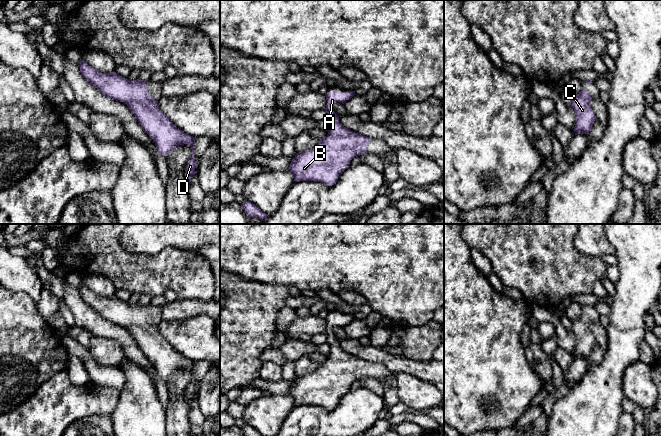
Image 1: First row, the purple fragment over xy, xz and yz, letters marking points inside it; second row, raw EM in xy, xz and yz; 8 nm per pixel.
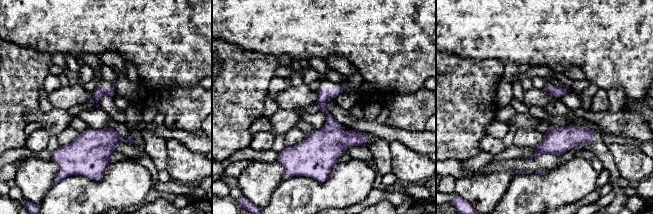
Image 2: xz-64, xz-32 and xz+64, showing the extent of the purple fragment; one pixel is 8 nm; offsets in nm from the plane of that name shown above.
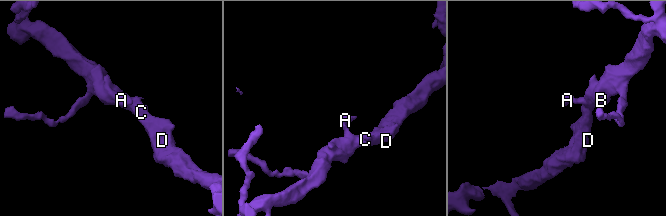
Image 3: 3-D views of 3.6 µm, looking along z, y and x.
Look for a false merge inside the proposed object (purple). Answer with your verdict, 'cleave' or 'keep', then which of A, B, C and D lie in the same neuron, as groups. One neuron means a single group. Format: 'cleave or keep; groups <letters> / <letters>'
keep; groups A B C D

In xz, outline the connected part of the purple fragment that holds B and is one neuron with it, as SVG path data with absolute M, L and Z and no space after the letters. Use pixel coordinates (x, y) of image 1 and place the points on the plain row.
M327 316L325 318L327 329L326 342L330 345L330 354L328 358L321 362L319 367L307 375L297 377L289 389L289 394L294 398L294 405L314 405L321 406L325 409L332 410L336 407L338 400L349 391L351 384L357 380L362 379L367 375L368 368L371 361L367 361L351 355L344 351L340 345L339 340L335 337L333 329L336 326L344 328L348 323L355 319L352 316Z

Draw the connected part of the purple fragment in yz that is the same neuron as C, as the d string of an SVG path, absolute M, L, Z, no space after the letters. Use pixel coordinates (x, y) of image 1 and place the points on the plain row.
M581 312L578 319L572 321L571 331L576 338L574 357L589 358L595 345L595 338L590 330L591 324L592 321L584 312Z

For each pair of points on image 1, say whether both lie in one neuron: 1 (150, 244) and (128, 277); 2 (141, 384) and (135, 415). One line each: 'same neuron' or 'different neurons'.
1: different neurons
2: same neuron

